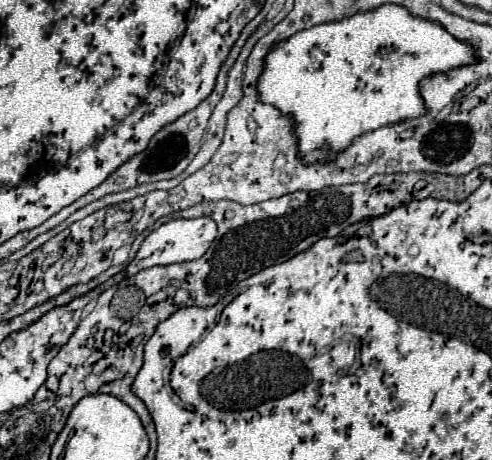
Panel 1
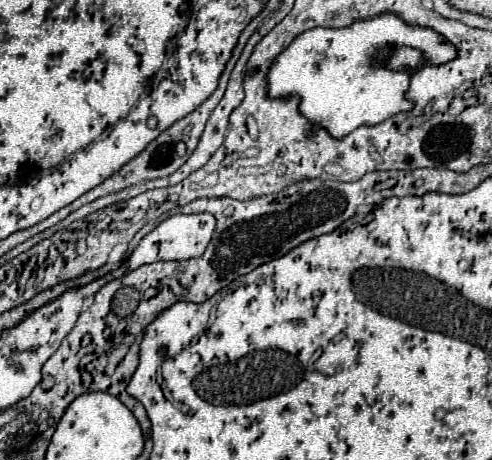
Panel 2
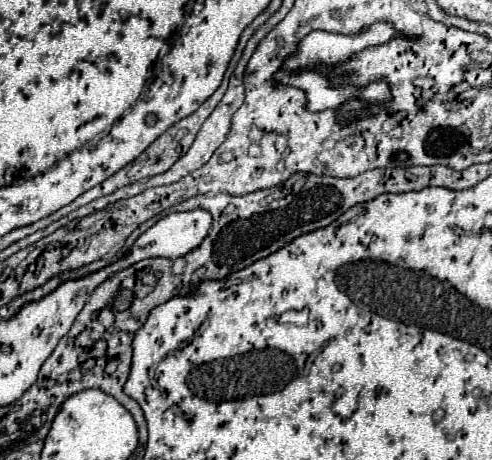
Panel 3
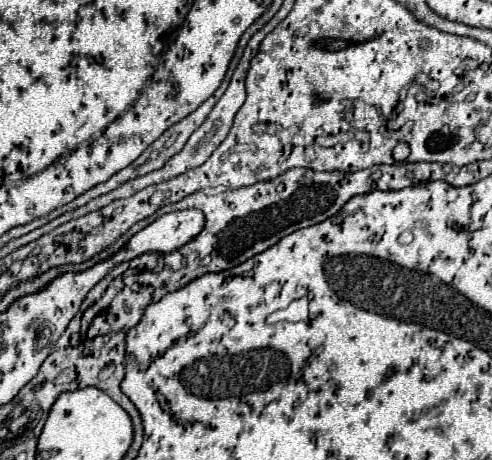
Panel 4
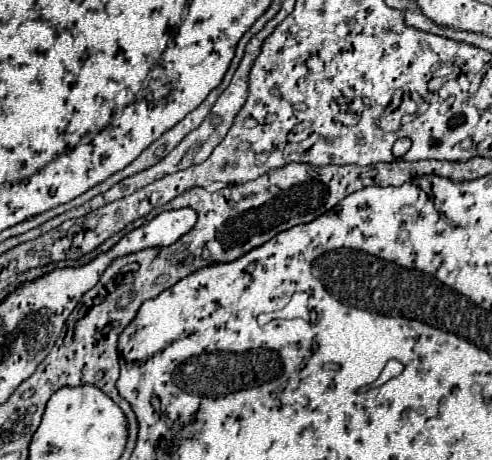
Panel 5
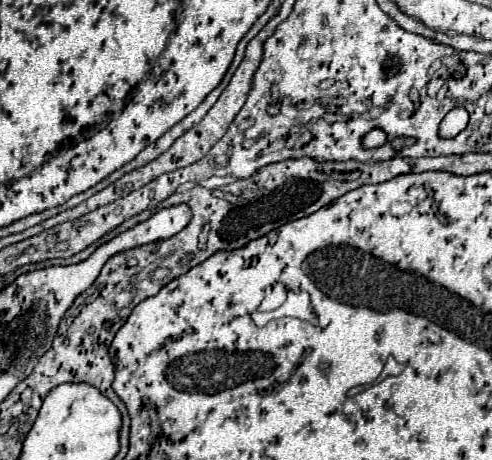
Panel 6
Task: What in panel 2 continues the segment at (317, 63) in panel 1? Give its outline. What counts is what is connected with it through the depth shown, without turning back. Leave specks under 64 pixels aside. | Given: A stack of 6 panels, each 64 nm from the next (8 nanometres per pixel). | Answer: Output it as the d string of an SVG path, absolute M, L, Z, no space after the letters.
M380 14L348 28L312 28L300 34L272 64L268 72L268 94L272 98L292 92L298 94L300 112L336 138L346 136L362 124L378 124L392 114L412 108L412 102L404 100L408 72L392 72L382 64L394 46L418 48L430 64L442 64L456 56L456 48L444 44L436 32L408 26L396 14Z

